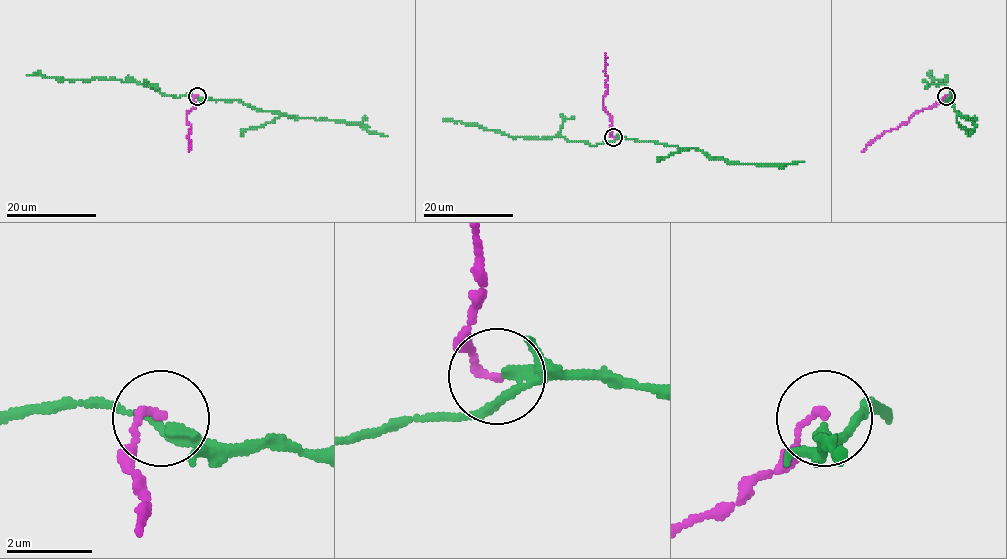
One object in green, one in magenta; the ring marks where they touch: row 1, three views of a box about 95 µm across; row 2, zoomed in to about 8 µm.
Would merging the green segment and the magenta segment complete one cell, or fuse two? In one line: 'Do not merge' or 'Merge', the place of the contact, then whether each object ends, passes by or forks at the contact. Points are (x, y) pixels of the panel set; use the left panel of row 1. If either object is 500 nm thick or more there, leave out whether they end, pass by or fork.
Do not merge. Place: (197, 96). At the ring green passes by. At the ring magenta ends

